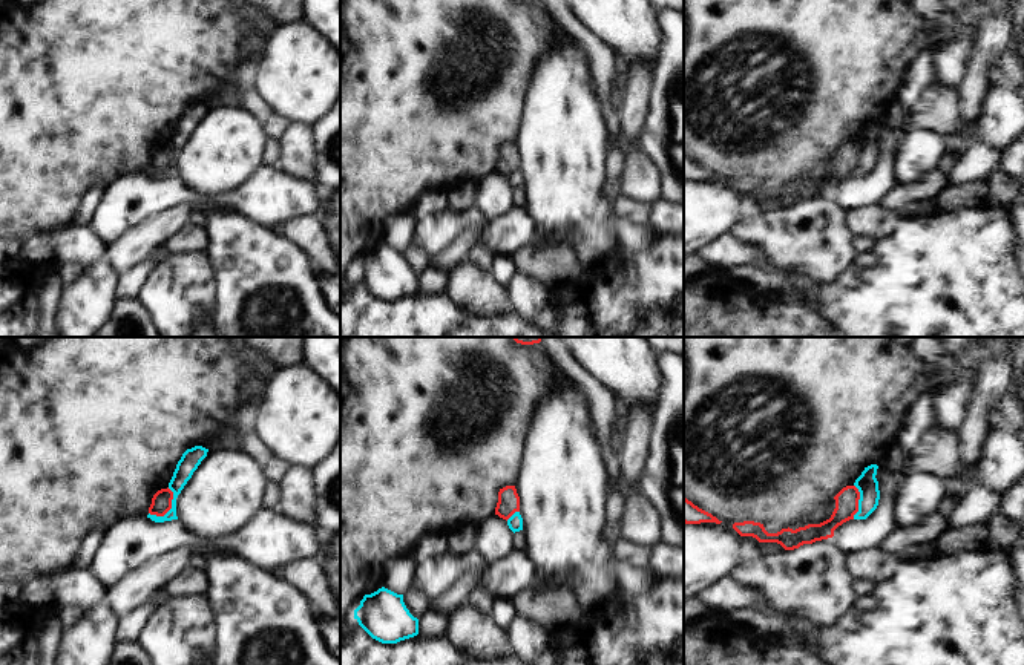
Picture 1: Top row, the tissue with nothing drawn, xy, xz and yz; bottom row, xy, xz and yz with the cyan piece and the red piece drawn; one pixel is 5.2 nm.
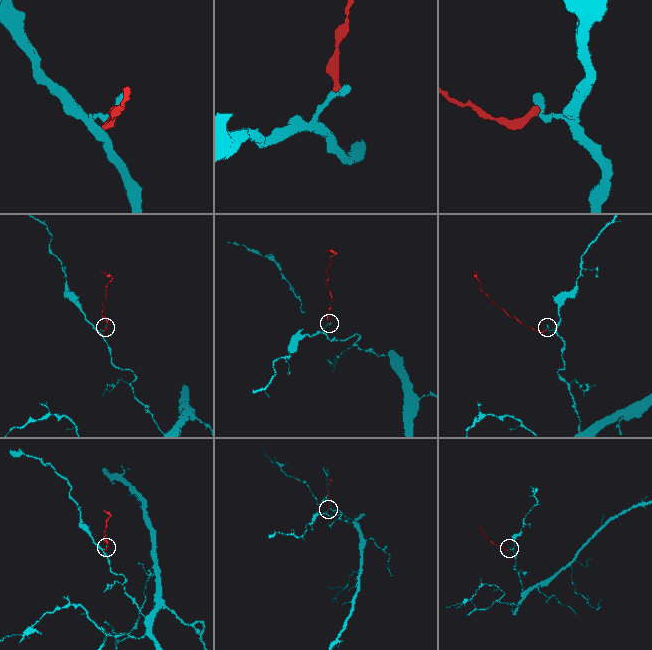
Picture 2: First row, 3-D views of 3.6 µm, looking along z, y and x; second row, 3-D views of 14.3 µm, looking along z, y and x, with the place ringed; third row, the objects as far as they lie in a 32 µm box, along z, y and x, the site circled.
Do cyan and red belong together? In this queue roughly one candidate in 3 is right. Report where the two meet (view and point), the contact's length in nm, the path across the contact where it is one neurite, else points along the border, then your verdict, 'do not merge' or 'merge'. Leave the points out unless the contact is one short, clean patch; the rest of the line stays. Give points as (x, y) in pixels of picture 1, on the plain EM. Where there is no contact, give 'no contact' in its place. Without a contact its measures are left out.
contact xy (172, 164); length 180 nm; border xy (169, 144), (172, 163), (163, 172), (150, 172); do not merge

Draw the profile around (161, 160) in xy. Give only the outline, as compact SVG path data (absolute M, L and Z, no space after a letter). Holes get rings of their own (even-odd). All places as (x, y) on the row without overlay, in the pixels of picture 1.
M167 146L158 147L149 164L150 172L164 173L172 165L173 149Z

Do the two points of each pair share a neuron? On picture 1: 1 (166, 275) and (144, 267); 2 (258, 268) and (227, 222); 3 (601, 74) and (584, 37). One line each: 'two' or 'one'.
1: two
2: one
3: one

